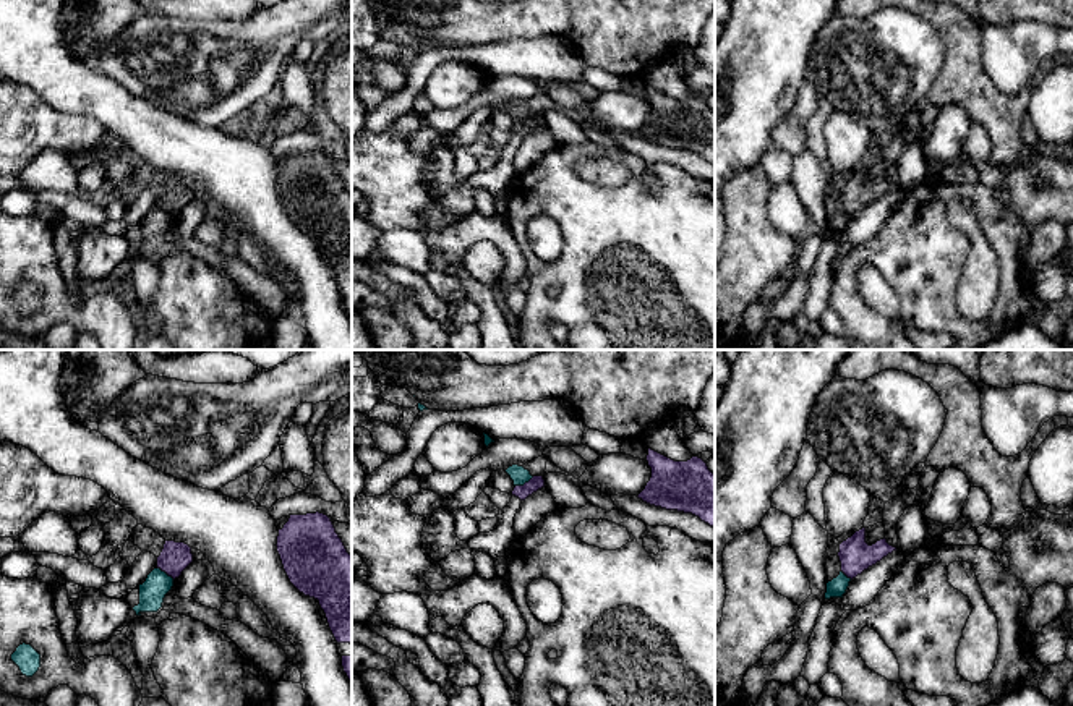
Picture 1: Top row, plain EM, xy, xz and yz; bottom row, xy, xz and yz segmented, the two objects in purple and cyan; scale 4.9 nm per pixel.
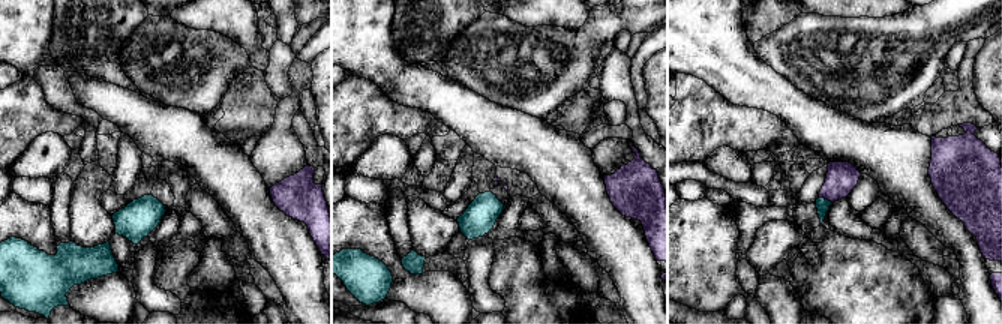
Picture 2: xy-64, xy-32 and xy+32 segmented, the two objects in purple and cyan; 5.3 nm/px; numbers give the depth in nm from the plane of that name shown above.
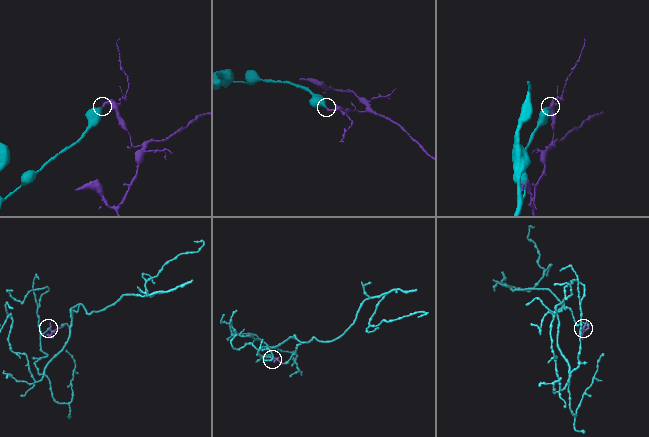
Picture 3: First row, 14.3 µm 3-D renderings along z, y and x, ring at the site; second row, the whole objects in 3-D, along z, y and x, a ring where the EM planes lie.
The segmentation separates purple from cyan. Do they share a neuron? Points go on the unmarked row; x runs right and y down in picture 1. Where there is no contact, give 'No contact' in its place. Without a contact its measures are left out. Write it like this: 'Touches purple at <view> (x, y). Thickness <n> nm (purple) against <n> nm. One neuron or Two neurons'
Touches purple at xz (525, 120). Thickness 70 nm (purple) against 90 nm. Two neurons

